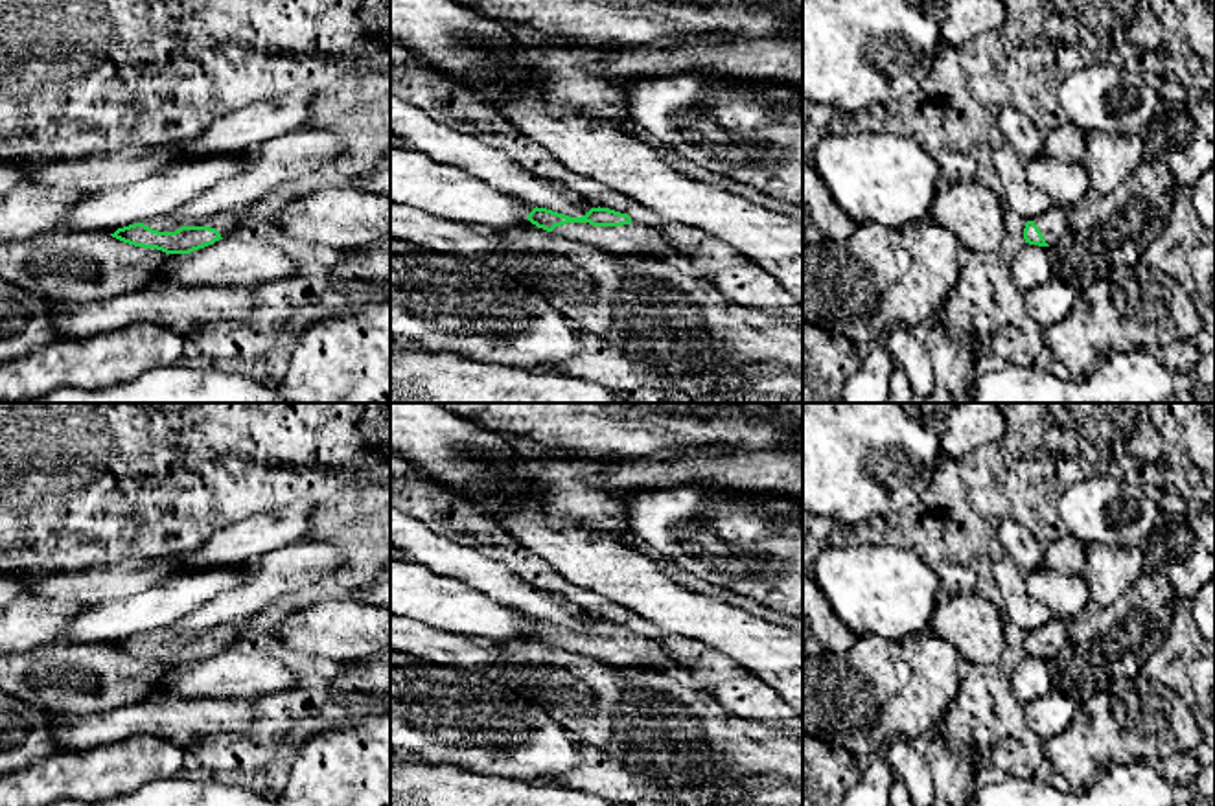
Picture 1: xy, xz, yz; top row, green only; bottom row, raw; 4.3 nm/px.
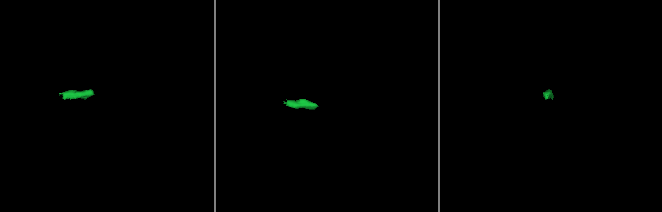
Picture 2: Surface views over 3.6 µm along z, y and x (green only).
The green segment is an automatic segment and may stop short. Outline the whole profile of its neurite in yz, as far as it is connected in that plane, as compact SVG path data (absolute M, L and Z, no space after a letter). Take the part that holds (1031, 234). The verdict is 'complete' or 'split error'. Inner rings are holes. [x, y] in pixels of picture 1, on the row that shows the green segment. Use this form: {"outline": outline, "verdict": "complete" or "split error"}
{"outline": "M1051 204L1046 212L1025 223L1024 239L1029 245L1060 245L1068 232L1066 210Z", "verdict": "split error"}

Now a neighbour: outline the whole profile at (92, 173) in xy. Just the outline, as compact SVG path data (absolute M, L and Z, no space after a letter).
M184 144L122 147L83 158L48 158L35 167L28 184L81 190L92 195L101 190L136 182L188 158Z

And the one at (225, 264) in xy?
M223 237L190 254L169 254L151 287L123 293L109 300L61 304L50 318L59 333L74 340L83 340L133 322L149 322L186 337L204 322L245 320L254 309L250 285L293 278L296 272L296 261L276 239L249 243Z

